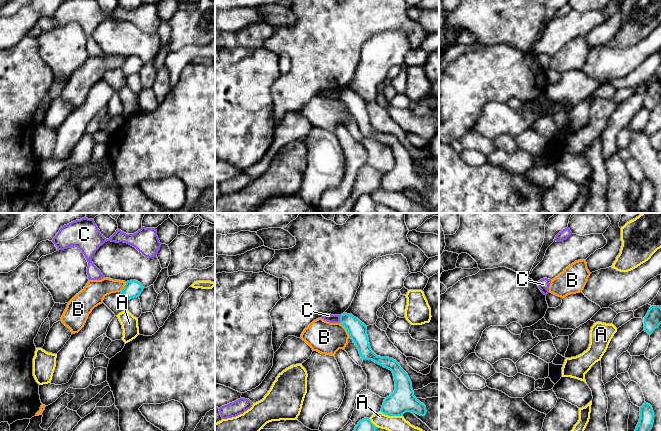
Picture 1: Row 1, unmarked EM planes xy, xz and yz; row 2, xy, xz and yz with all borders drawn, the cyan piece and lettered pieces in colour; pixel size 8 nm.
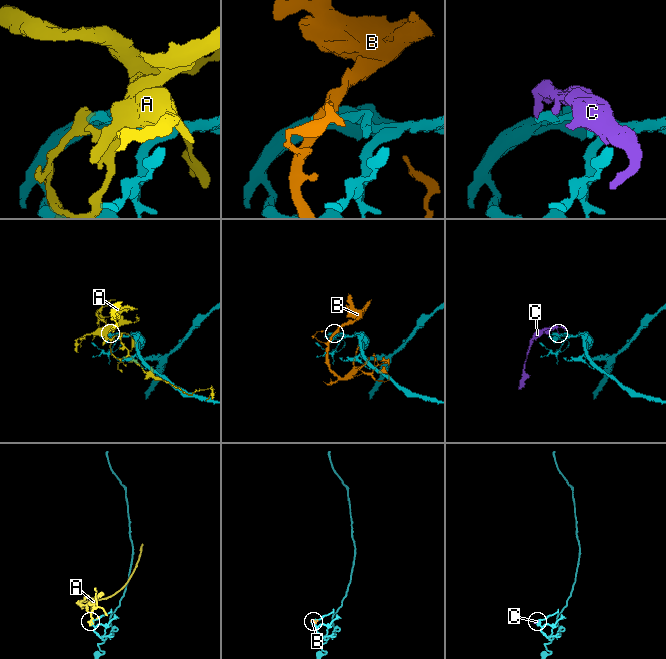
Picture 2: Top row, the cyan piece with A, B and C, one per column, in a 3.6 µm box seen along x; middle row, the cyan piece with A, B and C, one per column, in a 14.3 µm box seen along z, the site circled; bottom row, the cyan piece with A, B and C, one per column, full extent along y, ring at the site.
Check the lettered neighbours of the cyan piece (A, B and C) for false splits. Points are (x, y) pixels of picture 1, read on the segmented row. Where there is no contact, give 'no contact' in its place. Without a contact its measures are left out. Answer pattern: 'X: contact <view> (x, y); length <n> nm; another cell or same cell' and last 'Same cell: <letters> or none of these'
A: contact xz (391, 415); length 180 nm; another cell
B: contact xz (346, 329); length 140 nm; another cell
C: contact xz (340, 319); length 60 nm; another cell
Same cell: none of these

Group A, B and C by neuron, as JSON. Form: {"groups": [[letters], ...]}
{"groups": [["A"], ["B"], ["C"]]}

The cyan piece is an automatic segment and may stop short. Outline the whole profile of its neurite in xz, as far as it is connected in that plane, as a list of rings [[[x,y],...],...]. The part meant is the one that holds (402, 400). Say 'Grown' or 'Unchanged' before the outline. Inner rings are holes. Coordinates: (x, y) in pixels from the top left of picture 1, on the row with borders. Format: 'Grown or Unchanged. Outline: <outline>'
Unchanged. Outline: [[[347,313],[340,315],[340,324],[346,328],[363,360],[372,360],[393,373],[395,390],[384,399],[381,412],[388,416],[402,416],[406,412],[425,416],[426,406],[414,396],[412,382],[400,364],[393,358],[380,357],[372,351],[366,325]]]

